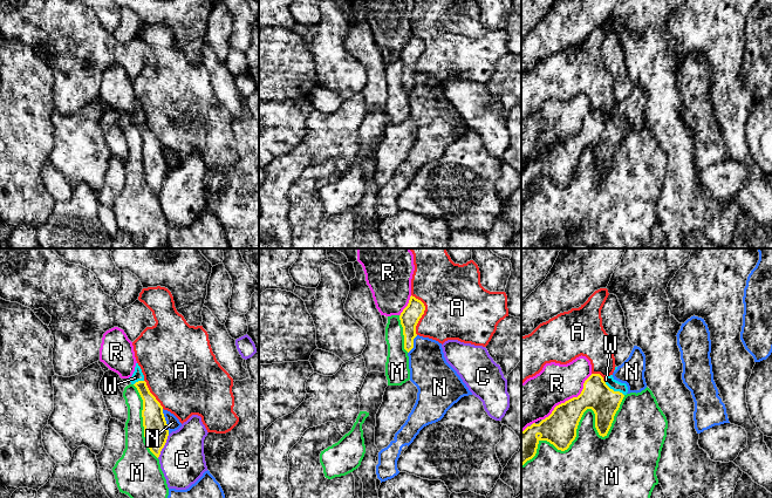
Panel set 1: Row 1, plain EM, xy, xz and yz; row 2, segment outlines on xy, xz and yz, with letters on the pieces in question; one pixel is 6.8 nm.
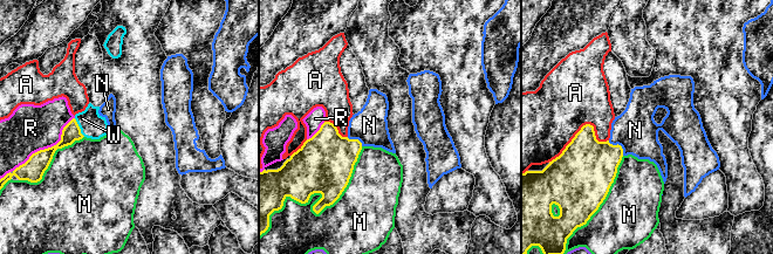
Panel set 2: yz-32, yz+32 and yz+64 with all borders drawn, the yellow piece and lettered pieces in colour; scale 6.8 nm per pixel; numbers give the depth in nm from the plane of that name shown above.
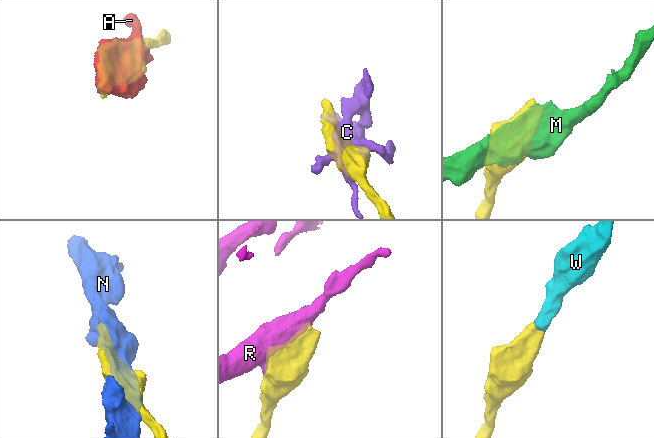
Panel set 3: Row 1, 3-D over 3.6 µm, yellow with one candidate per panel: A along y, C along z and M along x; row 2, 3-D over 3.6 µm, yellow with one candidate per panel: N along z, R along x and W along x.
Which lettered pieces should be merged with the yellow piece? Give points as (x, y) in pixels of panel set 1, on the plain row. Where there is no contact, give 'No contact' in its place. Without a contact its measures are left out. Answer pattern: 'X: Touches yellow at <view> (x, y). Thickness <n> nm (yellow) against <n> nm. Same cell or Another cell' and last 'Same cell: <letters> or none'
A: Touches yellow at xz (423, 50). Thickness 130 nm (yellow) against 440 nm. Another cell
C: Touches yellow at xy (163, 184). Thickness 170 nm (yellow) against 320 nm. Another cell
M: Touches yellow at yz (580, 156). Thickness 220 nm (yellow) against 300 nm. Another cell
N: Touches yellow at xy (165, 159). Thickness 170 nm (yellow) against 90 nm. Another cell
R: Touches yellow at yz (571, 136). Thickness 220 nm (yellow) against 280 nm. Another cell
W: Touches yellow at yz (613, 128). Thickness 200 nm (yellow) against 70 nm. Same cell
Same cell: W

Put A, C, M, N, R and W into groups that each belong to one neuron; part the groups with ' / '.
A / C R / M / N / W

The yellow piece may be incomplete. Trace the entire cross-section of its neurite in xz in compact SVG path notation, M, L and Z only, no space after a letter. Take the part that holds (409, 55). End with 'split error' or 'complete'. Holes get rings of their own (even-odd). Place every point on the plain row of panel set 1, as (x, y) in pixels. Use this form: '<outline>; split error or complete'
M411 33L408 43L399 53L404 73L404 87L408 90L414 86L414 76L417 74L416 63L424 52L424 48L424 41Z; complete

